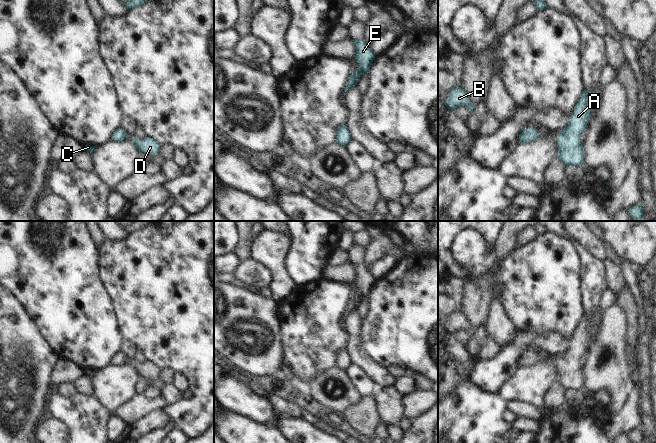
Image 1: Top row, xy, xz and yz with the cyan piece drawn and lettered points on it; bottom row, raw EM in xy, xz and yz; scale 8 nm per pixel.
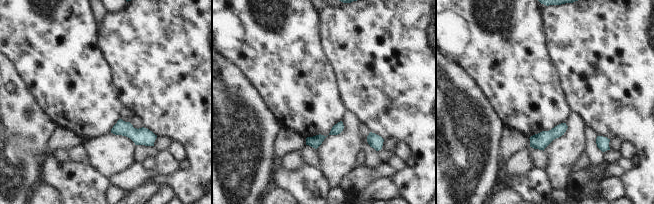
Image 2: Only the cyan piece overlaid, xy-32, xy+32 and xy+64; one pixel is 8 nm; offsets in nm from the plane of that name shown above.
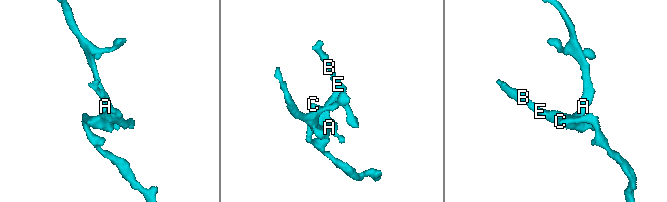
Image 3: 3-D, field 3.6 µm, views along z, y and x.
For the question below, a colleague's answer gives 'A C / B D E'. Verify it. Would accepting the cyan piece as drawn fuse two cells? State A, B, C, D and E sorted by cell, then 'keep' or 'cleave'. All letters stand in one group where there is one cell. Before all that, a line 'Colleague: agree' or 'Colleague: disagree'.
Colleague: disagree
groups A B C D E; keep

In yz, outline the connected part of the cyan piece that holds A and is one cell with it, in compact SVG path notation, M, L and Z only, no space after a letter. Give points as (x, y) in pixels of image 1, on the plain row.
M584 314L574 332L568 349L557 360L557 382L562 384L566 390L581 391L584 386L584 372L579 361L586 354L595 327L596 317Z

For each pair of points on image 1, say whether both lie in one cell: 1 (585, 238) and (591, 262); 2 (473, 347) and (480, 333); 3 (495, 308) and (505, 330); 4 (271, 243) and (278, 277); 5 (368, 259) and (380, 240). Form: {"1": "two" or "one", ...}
{"1": "two", "2": "one", "3": "one", "4": "one", "5": "one"}

